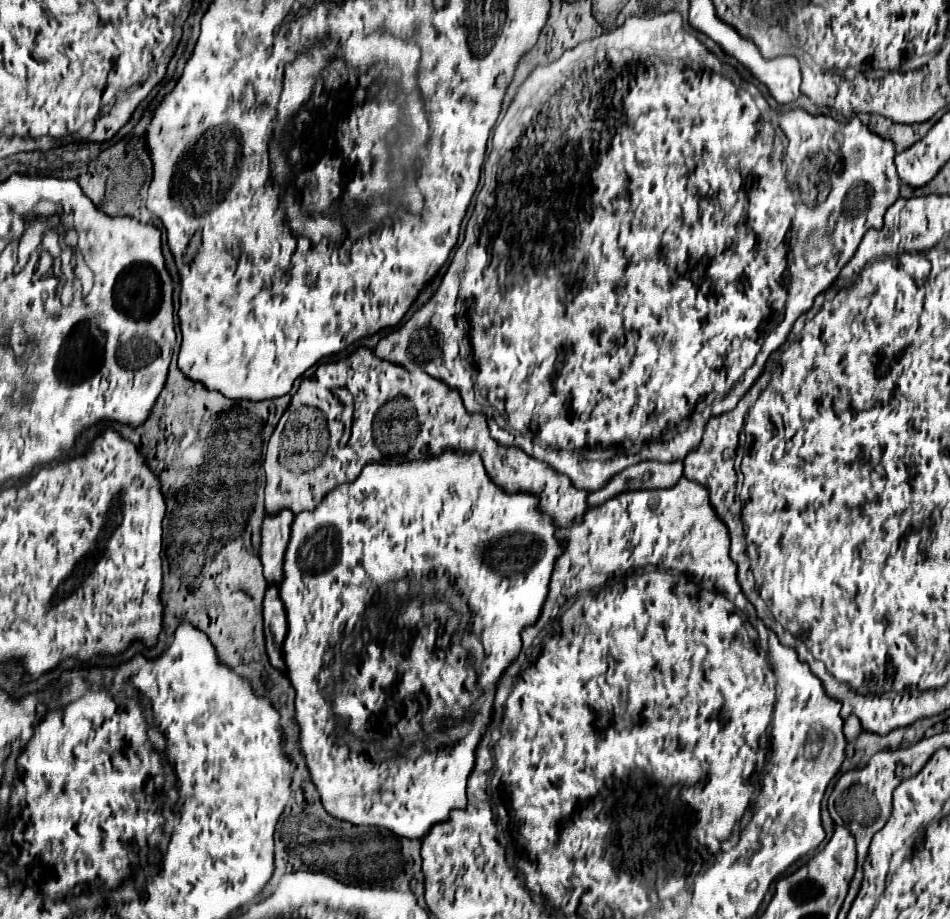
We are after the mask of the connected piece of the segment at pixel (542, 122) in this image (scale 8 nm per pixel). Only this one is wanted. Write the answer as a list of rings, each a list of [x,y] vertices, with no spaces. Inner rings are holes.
[[[632,16],[624,22],[624,24],[628,24],[628,30],[626,32],[622,30],[623,24],[612,29],[612,31],[604,32],[593,40],[578,44],[574,50],[572,48],[566,50],[558,60],[554,60],[554,62],[550,62],[546,66],[538,66],[538,68],[534,68],[534,72],[530,72],[530,76],[524,82],[540,82],[540,88],[536,88],[534,92],[528,90],[530,102],[528,104],[522,104],[522,108],[518,108],[516,102],[512,102],[501,122],[494,128],[494,148],[492,148],[492,152],[488,154],[488,158],[484,162],[484,186],[478,192],[474,214],[472,214],[472,218],[470,218],[470,222],[466,226],[466,238],[457,246],[452,262],[450,262],[450,266],[448,266],[448,270],[446,270],[446,274],[444,274],[444,278],[442,278],[436,294],[412,314],[414,318],[410,318],[400,328],[388,332],[378,342],[378,346],[374,348],[374,354],[378,358],[382,358],[382,360],[388,360],[388,362],[394,362],[394,364],[402,364],[410,372],[424,370],[426,374],[434,376],[436,380],[446,382],[450,388],[456,388],[460,392],[460,396],[462,396],[464,406],[466,406],[468,412],[480,412],[480,414],[486,416],[488,428],[490,428],[490,436],[498,444],[502,444],[502,446],[516,446],[516,448],[524,450],[528,456],[532,456],[532,458],[548,464],[556,472],[568,476],[576,488],[582,488],[582,490],[588,490],[588,492],[594,492],[594,490],[606,486],[618,472],[622,472],[628,466],[634,466],[638,462],[644,462],[644,460],[676,462],[676,460],[684,460],[690,452],[694,452],[694,448],[698,448],[700,442],[702,442],[702,432],[704,432],[706,422],[712,416],[718,416],[722,412],[732,410],[736,406],[734,402],[738,402],[736,398],[744,396],[744,388],[738,388],[738,384],[746,376],[746,368],[750,368],[750,364],[754,364],[754,356],[758,356],[758,352],[762,350],[762,344],[766,342],[766,338],[772,336],[772,332],[782,332],[782,338],[776,338],[776,334],[774,334],[774,338],[770,338],[770,348],[772,350],[776,350],[780,344],[786,342],[786,338],[790,334],[790,328],[796,322],[796,318],[802,312],[806,312],[806,310],[812,308],[814,298],[822,290],[826,290],[830,284],[834,284],[834,280],[838,278],[842,266],[854,256],[854,252],[856,252],[862,236],[866,234],[866,230],[870,230],[870,228],[882,228],[882,218],[884,218],[886,208],[894,200],[898,200],[898,196],[900,196],[898,194],[900,192],[900,178],[898,178],[896,166],[894,166],[894,154],[896,152],[894,152],[894,142],[892,140],[882,140],[882,136],[874,136],[874,132],[870,132],[870,128],[866,128],[858,118],[854,118],[850,122],[836,122],[834,118],[830,118],[826,114],[816,114],[814,116],[814,114],[808,114],[802,108],[796,108],[795,110],[788,111],[788,117],[780,117],[780,129],[788,140],[788,148],[786,148],[786,154],[784,156],[784,148],[782,148],[782,138],[780,136],[762,136],[762,132],[760,132],[762,130],[762,126],[760,126],[760,112],[756,108],[754,98],[748,94],[746,88],[736,86],[734,82],[730,82],[724,76],[712,78],[714,76],[712,70],[706,70],[706,68],[694,70],[694,68],[690,68],[688,61],[693,58],[676,58],[676,56],[666,56],[666,54],[654,54],[654,48],[664,48],[664,46],[654,46],[654,42],[642,42],[642,44],[640,42],[638,44],[634,42],[634,46],[632,46],[632,40],[628,40],[628,46],[626,46],[626,40],[624,38],[626,36],[628,38],[632,38],[632,36],[636,38],[636,24],[638,24],[636,20],[642,20],[642,18],[652,18],[652,16]],[[802,164],[808,164],[808,172],[810,172],[808,178],[810,180],[806,180],[804,186],[798,182],[800,194],[798,194],[796,208],[794,208],[794,194],[792,194],[790,183],[795,183],[798,166],[802,166]],[[792,220],[794,220],[794,226],[796,226],[798,234],[796,234],[796,242],[792,244],[792,254],[790,254],[788,234],[790,234],[790,228],[792,228]]]

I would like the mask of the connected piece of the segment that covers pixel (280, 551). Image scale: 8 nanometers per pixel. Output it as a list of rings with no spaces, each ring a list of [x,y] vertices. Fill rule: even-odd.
[[[282,510],[276,516],[266,516],[262,524],[262,548],[260,558],[264,566],[264,578],[270,586],[282,582],[282,560],[286,554],[286,544],[290,540],[290,524],[294,522],[294,514],[290,510]]]

